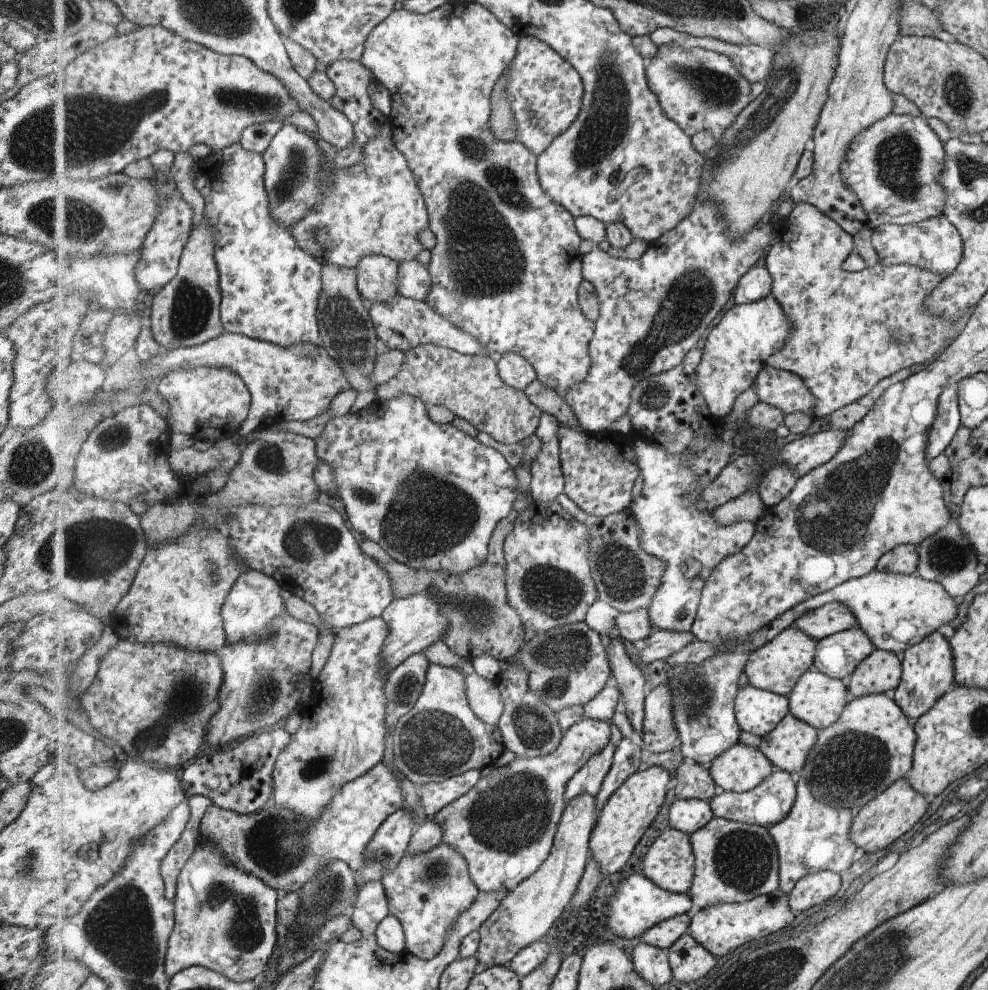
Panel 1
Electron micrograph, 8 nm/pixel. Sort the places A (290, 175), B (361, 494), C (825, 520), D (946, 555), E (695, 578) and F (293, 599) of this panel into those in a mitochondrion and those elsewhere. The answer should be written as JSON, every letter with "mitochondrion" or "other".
{"A":"mitochondrion","B":"mitochondrion","C":"mitochondrion","D":"mitochondrion","E":"other","F":"other"}

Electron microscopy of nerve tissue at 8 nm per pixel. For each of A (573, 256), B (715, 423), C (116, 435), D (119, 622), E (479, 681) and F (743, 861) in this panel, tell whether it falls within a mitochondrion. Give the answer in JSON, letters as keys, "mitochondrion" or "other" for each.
{"A":"other","B":"other","C":"mitochondrion","D":"other","E":"other","F":"mitochondrion"}

